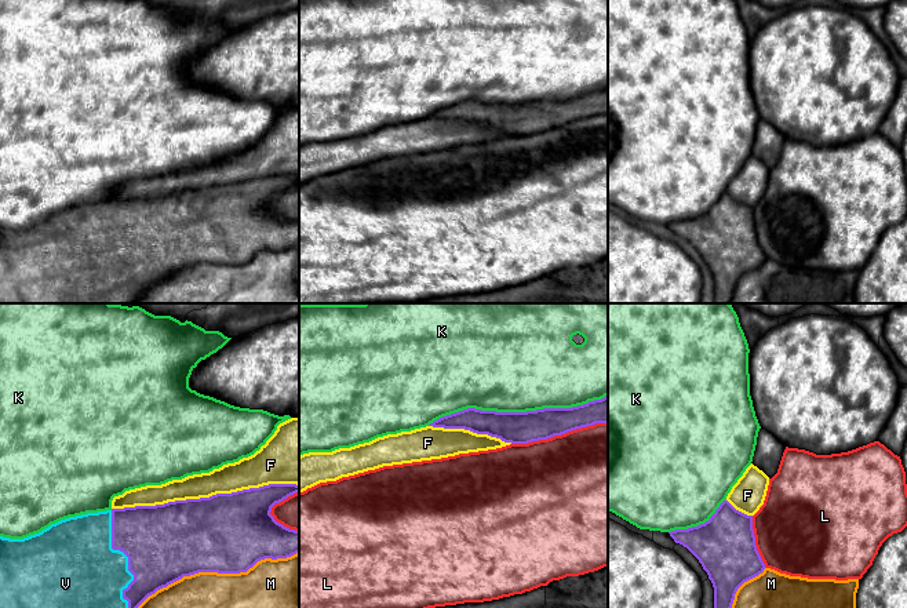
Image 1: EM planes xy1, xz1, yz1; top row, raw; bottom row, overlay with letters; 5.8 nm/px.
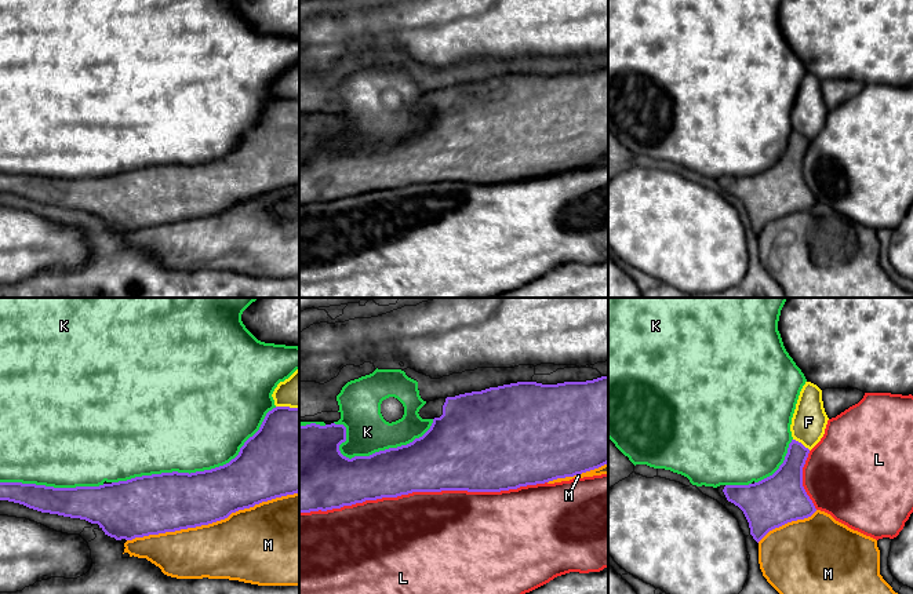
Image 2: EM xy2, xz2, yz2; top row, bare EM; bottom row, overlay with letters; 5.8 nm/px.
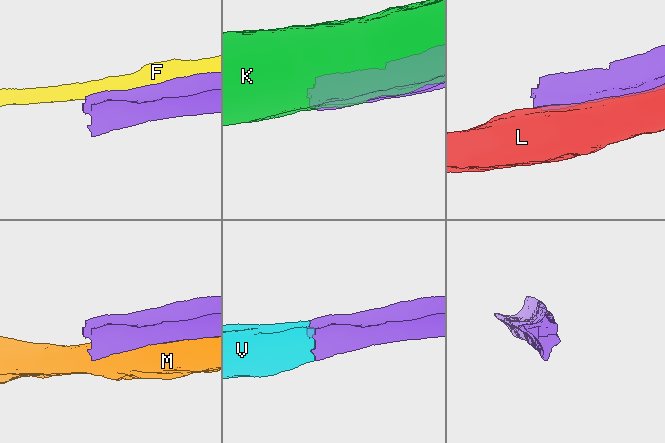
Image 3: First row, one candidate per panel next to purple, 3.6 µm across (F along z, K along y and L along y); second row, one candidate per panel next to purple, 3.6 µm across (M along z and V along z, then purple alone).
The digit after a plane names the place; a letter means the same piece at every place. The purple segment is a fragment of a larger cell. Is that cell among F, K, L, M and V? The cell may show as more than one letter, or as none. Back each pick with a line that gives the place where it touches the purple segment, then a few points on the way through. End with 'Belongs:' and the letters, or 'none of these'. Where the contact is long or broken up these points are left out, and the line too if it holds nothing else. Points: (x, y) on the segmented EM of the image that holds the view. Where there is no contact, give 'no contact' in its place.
V: meets purple in xy1 at (126, 554)
Belongs: V

